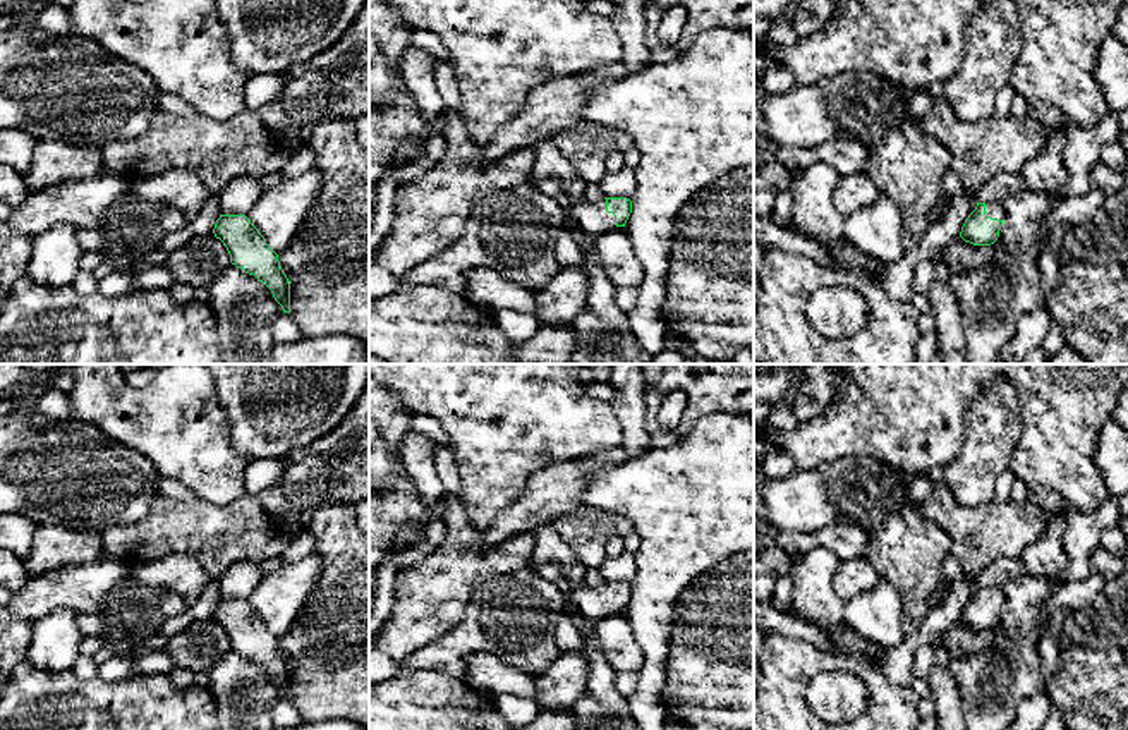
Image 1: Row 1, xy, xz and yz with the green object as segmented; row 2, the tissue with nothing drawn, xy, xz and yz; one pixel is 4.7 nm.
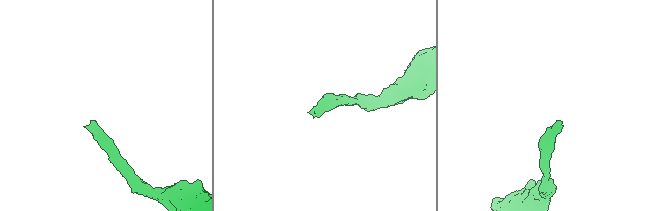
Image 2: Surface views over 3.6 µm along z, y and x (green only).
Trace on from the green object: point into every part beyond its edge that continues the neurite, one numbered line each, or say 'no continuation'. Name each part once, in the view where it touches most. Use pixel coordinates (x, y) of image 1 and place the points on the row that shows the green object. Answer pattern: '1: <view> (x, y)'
1: xz (586, 220)

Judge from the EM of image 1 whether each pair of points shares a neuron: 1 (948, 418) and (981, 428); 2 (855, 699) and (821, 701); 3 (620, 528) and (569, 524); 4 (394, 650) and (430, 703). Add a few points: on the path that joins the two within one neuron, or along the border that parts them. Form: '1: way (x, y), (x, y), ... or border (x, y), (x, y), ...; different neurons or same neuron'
1: border (984, 389), (965, 413), (962, 449), (948, 461); different neurons
2: way (847, 699), (830, 699); same neuron
3: way (608, 526), (581, 526); same neuron
4: border (397, 674), (387, 682); different neurons

